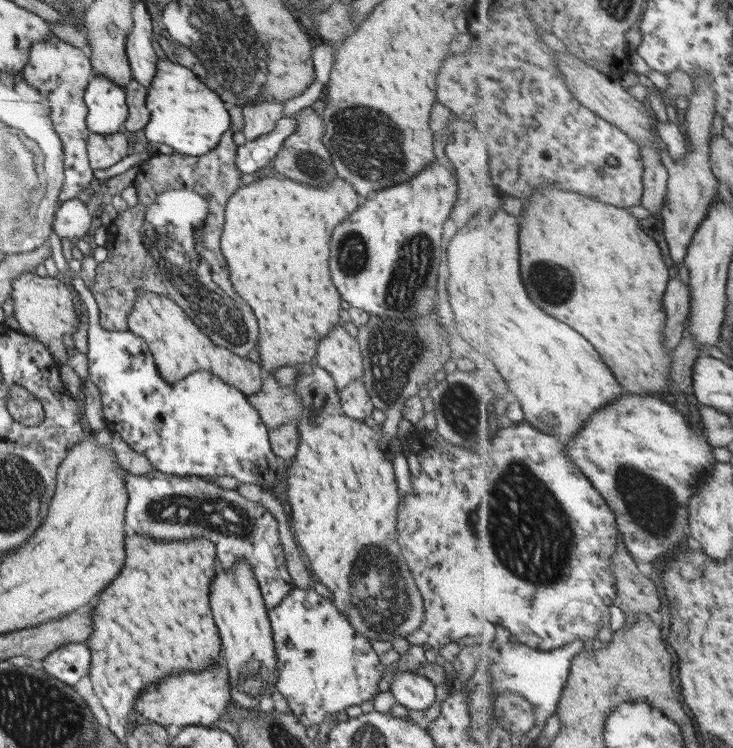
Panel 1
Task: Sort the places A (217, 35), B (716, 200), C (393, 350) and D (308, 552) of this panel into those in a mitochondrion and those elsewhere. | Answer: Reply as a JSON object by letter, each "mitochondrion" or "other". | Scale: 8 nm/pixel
{"A":"mitochondrion","B":"other","C":"mitochondrion","D":"other"}

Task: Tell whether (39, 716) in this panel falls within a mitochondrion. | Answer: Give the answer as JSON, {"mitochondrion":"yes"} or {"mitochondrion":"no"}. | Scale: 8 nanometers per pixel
{"mitochondrion":"yes"}

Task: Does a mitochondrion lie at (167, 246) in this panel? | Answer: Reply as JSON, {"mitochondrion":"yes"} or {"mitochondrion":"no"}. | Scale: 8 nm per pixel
{"mitochondrion":"yes"}

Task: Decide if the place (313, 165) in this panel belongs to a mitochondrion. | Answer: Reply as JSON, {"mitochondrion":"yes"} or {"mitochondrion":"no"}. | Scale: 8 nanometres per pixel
{"mitochondrion":"yes"}

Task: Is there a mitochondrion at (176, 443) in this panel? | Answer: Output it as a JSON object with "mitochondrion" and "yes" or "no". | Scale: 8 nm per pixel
{"mitochondrion":"no"}

